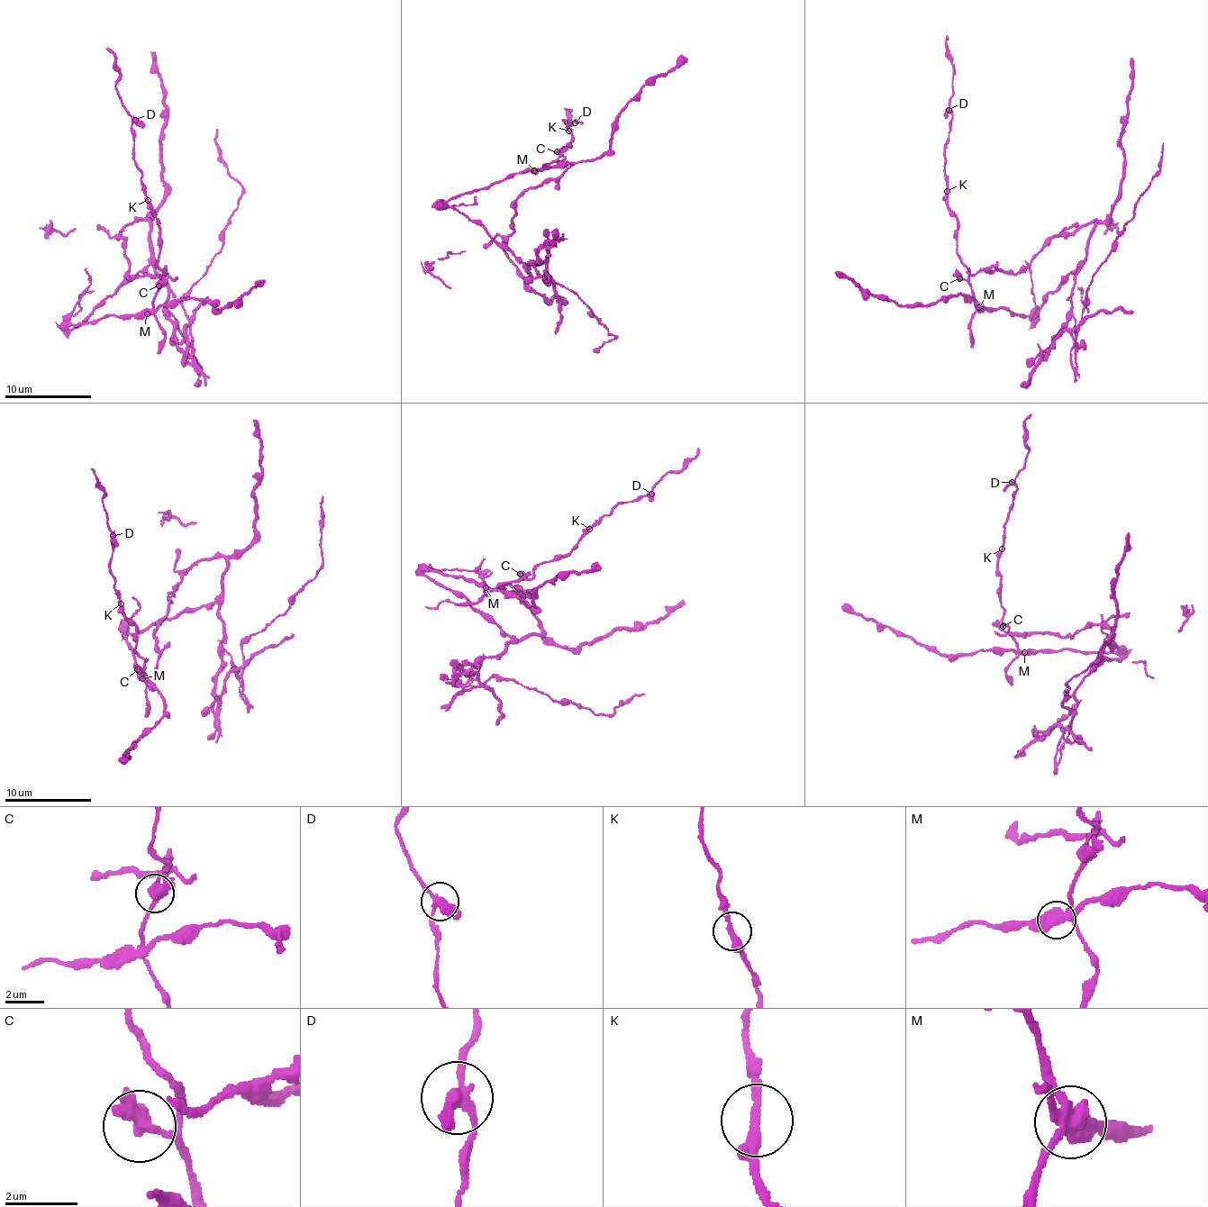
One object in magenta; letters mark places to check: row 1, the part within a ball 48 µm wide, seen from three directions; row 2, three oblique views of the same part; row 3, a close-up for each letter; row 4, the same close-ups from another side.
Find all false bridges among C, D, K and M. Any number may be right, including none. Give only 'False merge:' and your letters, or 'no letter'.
False merge: M

